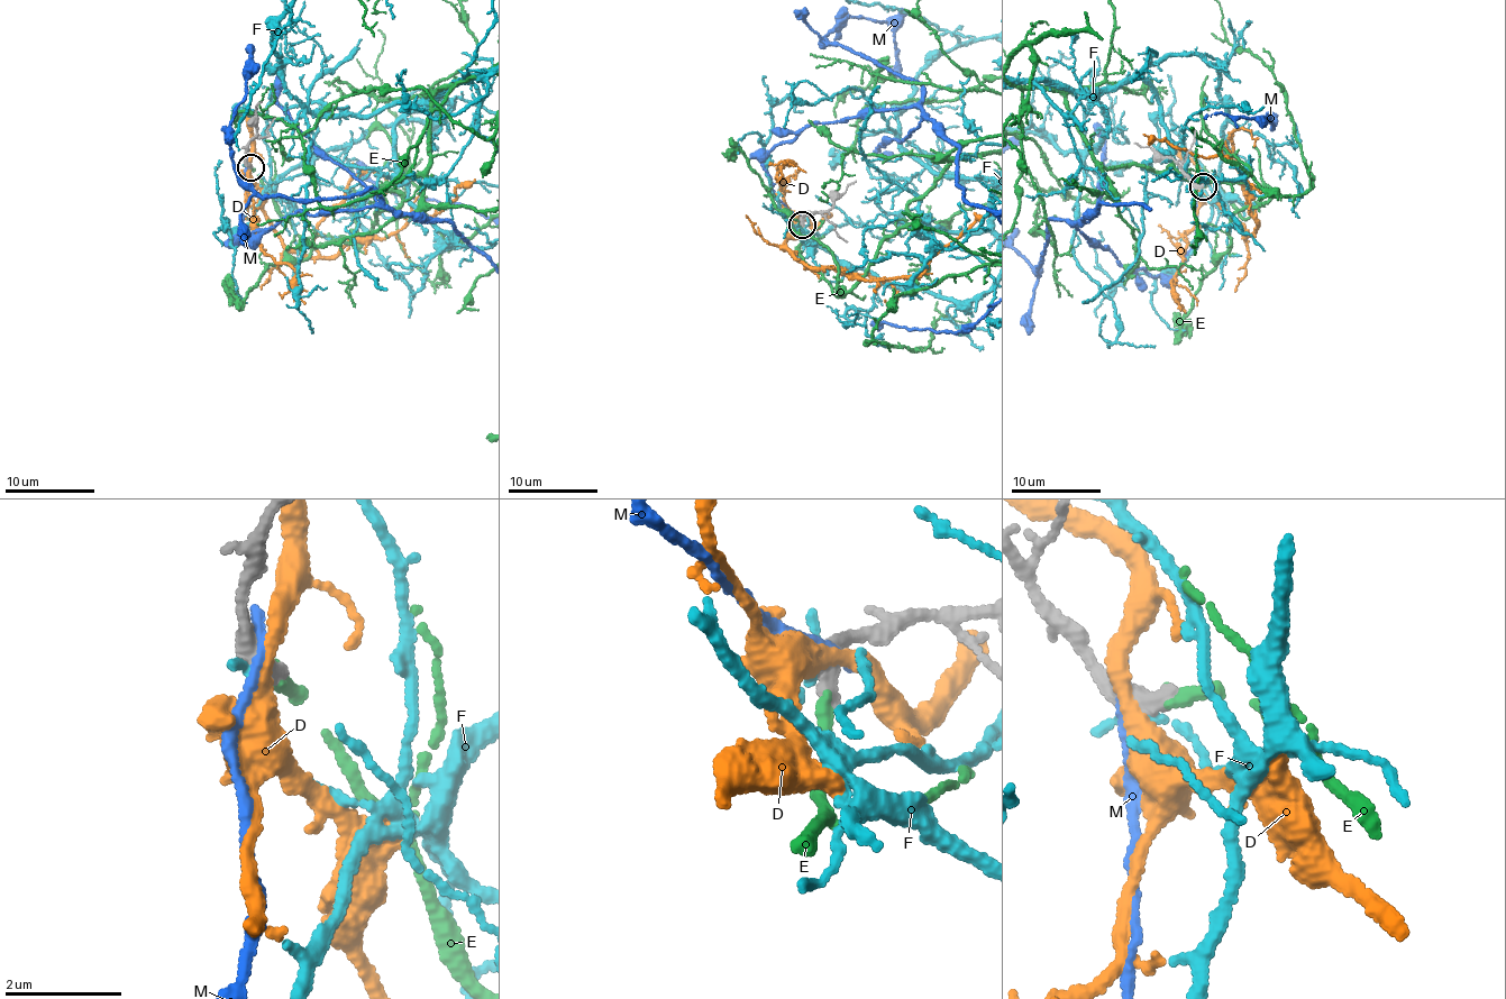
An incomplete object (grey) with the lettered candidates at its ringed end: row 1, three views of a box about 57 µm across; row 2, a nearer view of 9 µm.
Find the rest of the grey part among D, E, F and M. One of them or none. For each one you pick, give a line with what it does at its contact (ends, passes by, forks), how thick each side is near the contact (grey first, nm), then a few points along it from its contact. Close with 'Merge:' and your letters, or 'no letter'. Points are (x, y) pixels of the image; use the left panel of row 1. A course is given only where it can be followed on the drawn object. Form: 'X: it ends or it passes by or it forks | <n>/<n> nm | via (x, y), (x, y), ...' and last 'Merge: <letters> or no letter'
E: it ends | 360/240 nm
Merge: E

